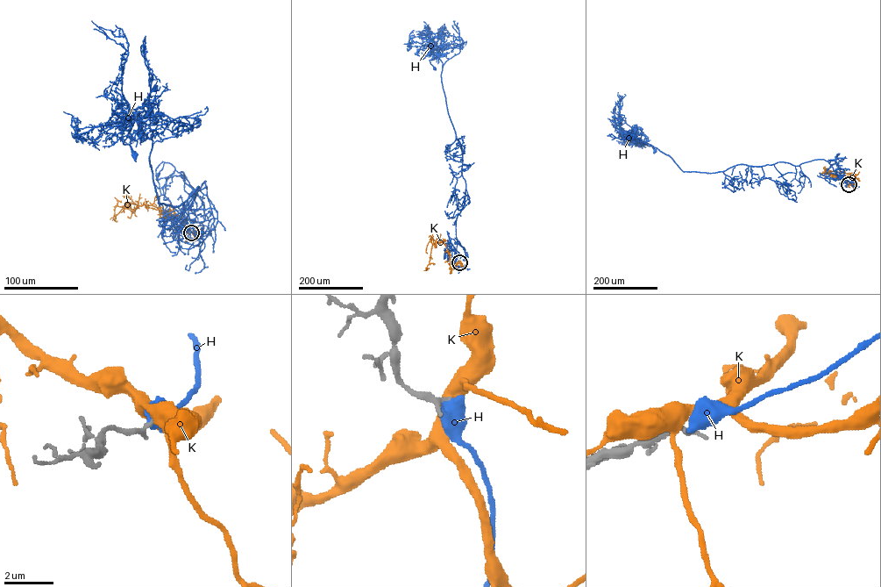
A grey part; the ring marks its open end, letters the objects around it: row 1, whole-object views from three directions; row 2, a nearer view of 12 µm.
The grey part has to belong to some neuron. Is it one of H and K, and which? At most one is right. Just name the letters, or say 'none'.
none

